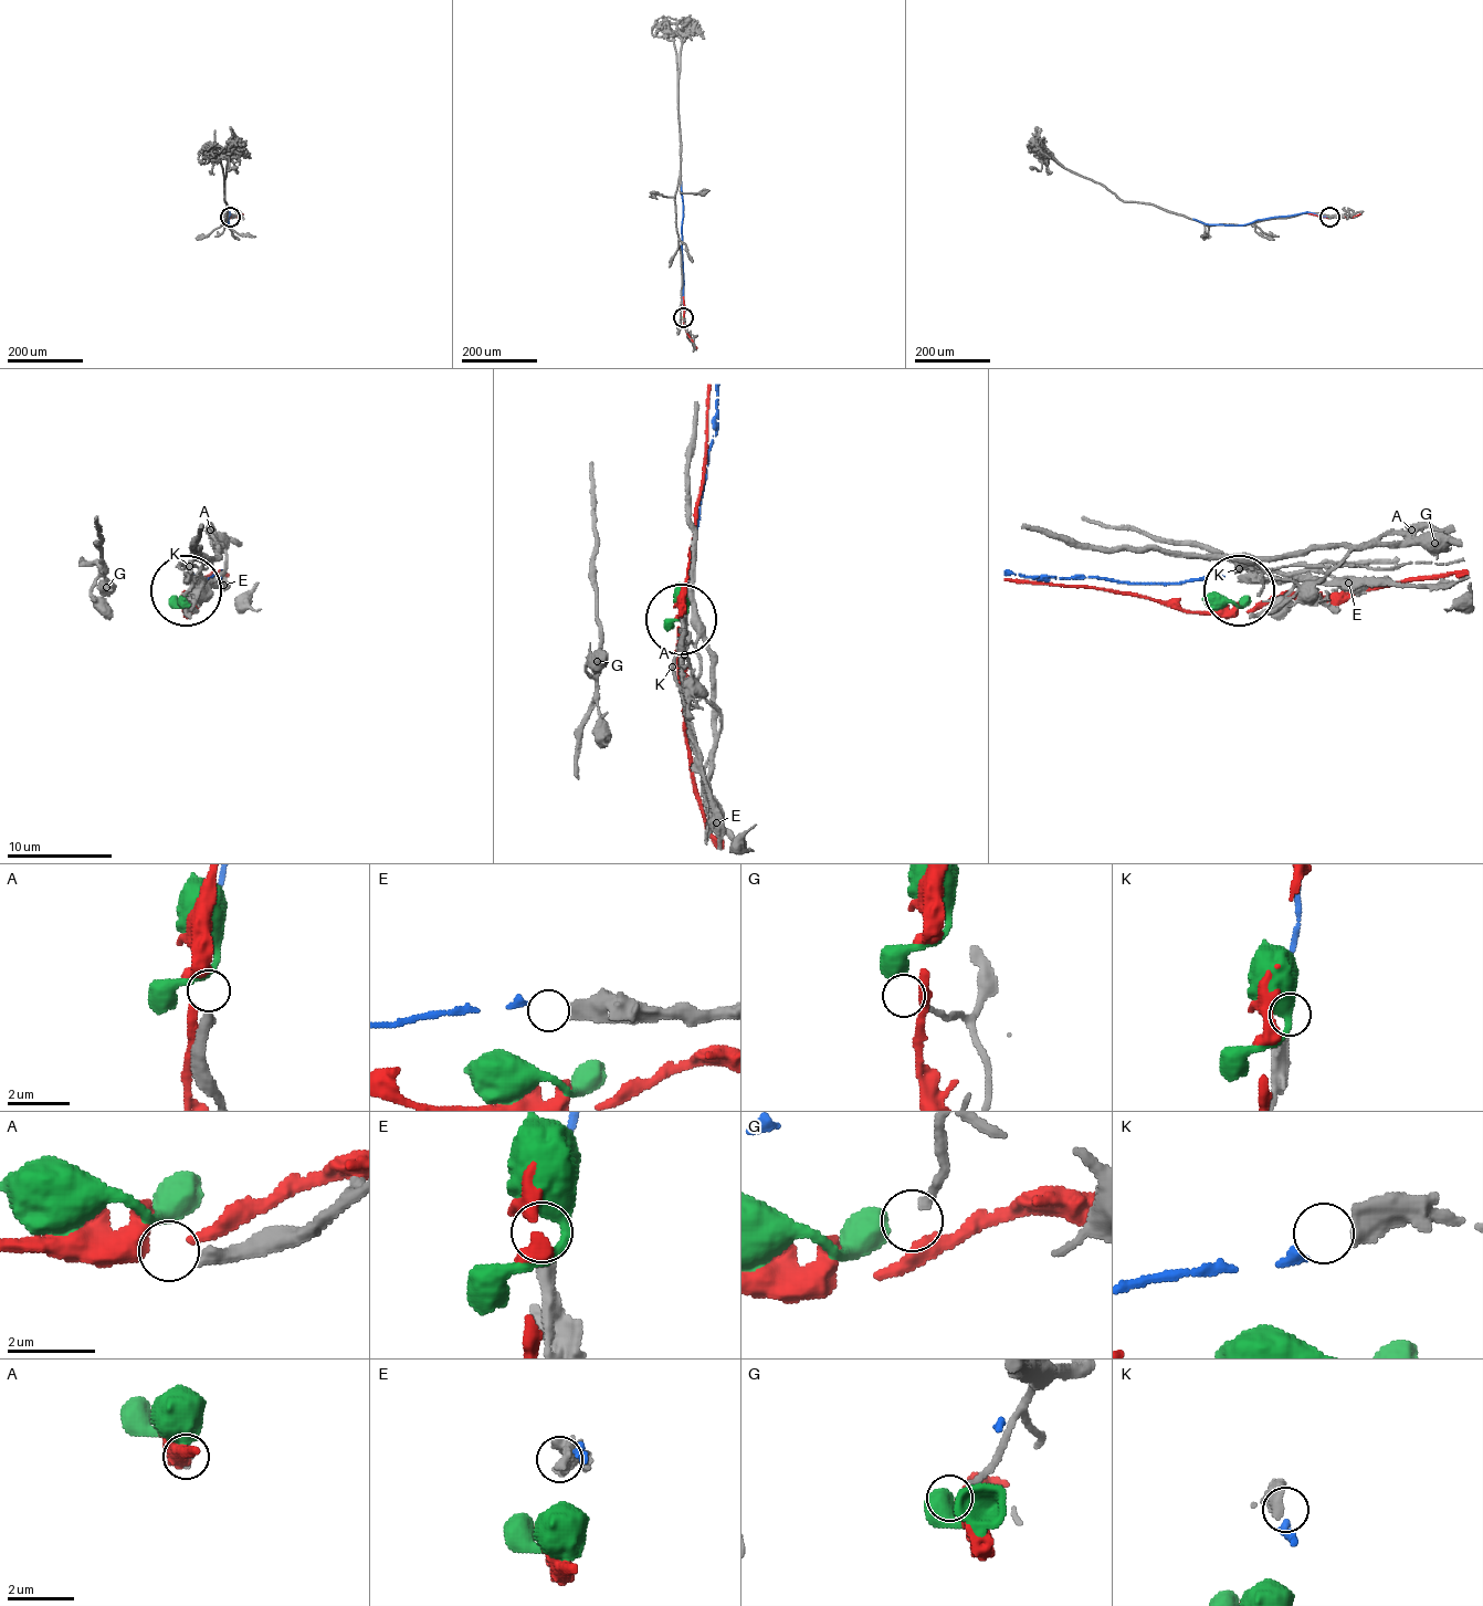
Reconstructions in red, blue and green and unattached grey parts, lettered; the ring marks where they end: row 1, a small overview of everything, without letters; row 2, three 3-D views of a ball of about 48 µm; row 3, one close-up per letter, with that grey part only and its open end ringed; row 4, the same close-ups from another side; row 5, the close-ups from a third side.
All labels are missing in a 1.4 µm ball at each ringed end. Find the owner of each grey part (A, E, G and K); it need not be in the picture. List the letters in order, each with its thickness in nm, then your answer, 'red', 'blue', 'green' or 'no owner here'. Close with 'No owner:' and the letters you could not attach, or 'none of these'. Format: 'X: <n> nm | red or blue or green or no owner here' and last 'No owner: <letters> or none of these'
A: 340 nm | no owner here
E: 280 nm | no owner here
G: 200 nm | green
K: 480 nm | blue
No owner: A, E

